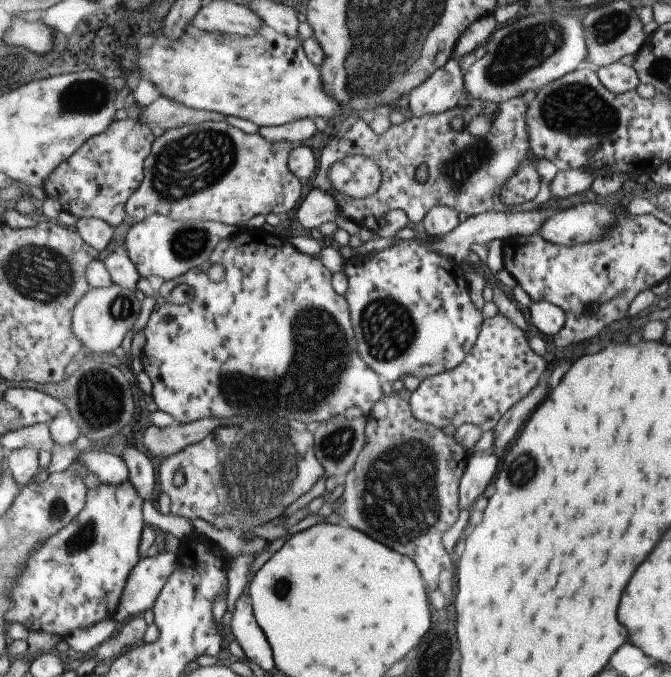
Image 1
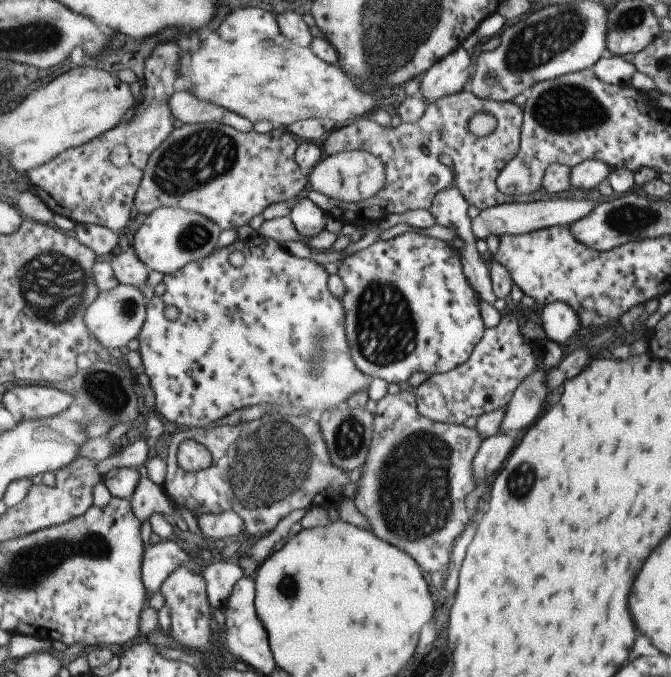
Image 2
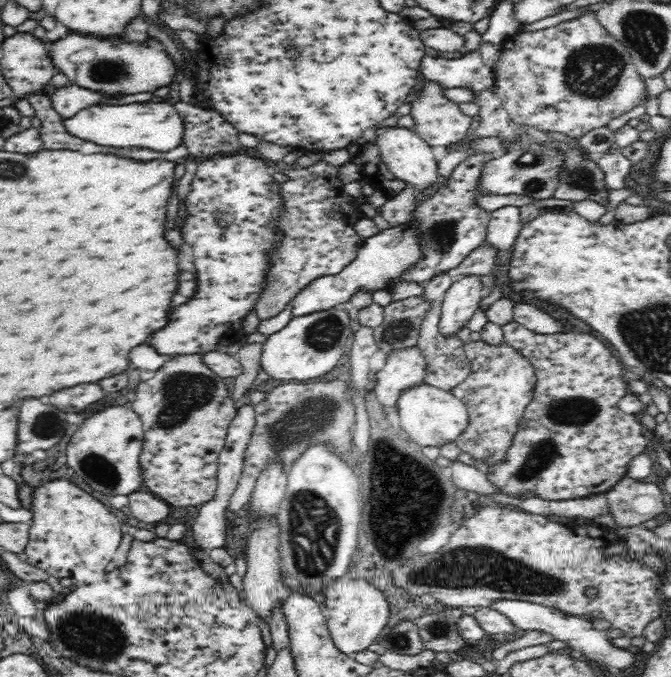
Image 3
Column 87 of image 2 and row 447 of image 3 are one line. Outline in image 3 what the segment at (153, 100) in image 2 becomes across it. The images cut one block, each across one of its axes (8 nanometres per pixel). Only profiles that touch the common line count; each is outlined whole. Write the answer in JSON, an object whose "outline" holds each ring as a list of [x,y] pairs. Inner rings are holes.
{"outline":[[[185,354],[175,355],[162,368],[159,368],[154,372],[152,378],[145,380],[141,383],[135,383],[134,391],[135,398],[132,402],[131,410],[140,418],[143,426],[143,445],[139,454],[139,474],[141,474],[142,486],[145,490],[152,493],[159,499],[162,499],[171,507],[182,508],[188,505],[200,506],[203,502],[208,502],[208,499],[216,494],[217,485],[217,462],[220,452],[224,450],[225,438],[227,435],[227,428],[231,425],[232,419],[236,417],[237,409],[230,397],[228,397],[228,389],[224,383],[224,379],[214,374],[213,370],[210,370],[201,358],[203,354]]]}

